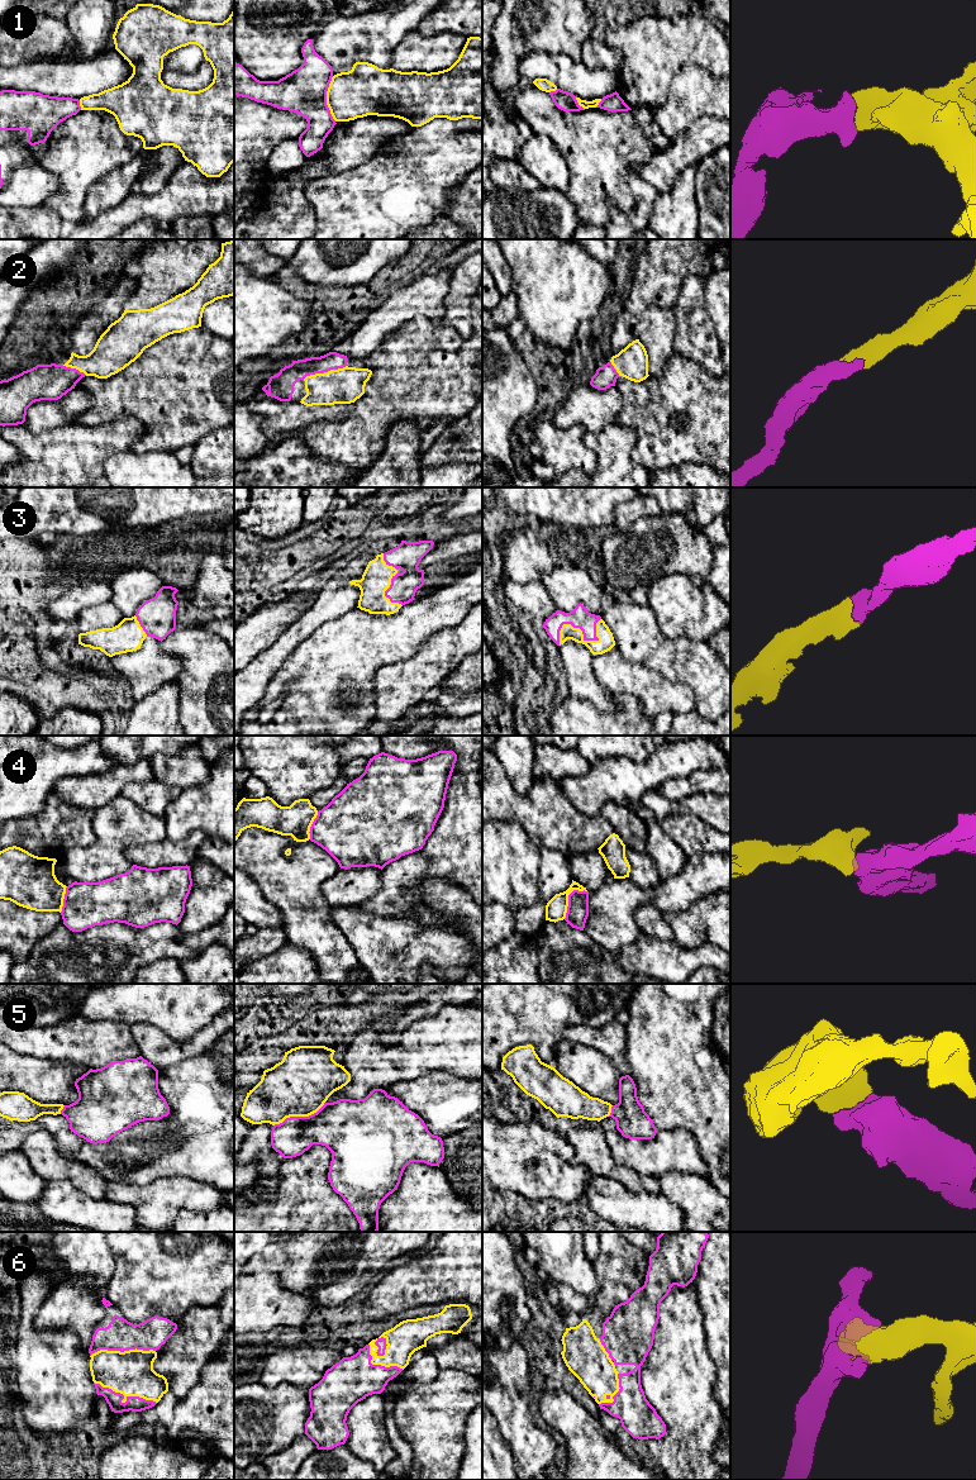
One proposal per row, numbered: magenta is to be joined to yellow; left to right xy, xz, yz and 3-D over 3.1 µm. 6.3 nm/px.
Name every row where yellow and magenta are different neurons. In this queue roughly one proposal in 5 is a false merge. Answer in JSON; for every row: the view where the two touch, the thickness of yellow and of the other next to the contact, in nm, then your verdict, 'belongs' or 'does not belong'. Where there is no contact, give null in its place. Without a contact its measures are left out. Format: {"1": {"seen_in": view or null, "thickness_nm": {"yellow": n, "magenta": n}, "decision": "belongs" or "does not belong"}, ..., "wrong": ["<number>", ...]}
{"1": {"seen_in": "xz", "thickness_nm": {"yellow": 320, "magenta": 280}, "decision": "does not belong"}, "2": {"seen_in": "xz", "thickness_nm": {"yellow": 220, "magenta": 130}, "decision": "belongs"}, "3": {"seen_in": "yz", "thickness_nm": {"yellow": 100, "magenta": 130}, "decision": "belongs"}, "4": {"seen_in": "yz", "thickness_nm": {"yellow": 140, "magenta": 140}, "decision": "does not belong"}, "5": {"seen_in": "xz", "thickness_nm": {"yellow": 380, "magenta": 300}, "decision": "belongs"}, "6": {"seen_in": "xy", "thickness_nm": {"yellow": 280, "magenta": 100}, "decision": "belongs"}, "wrong": ["1", "4"]}

